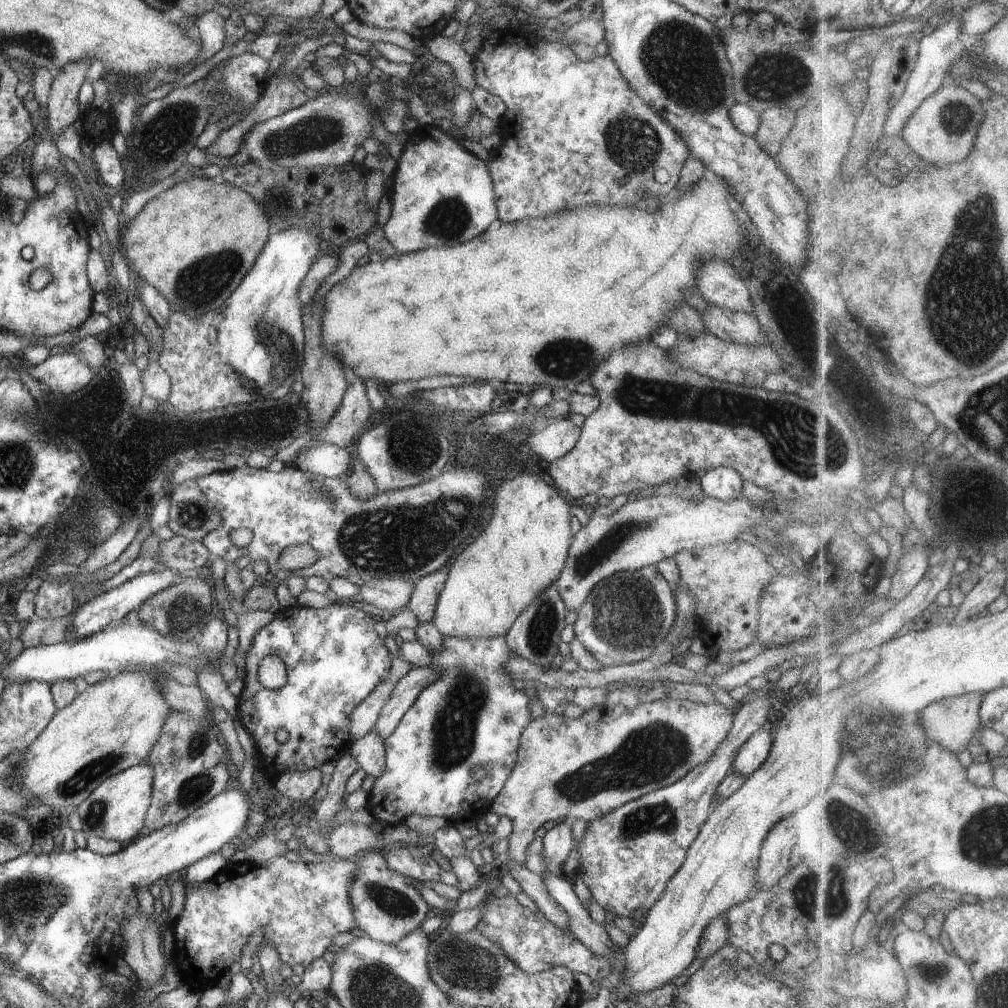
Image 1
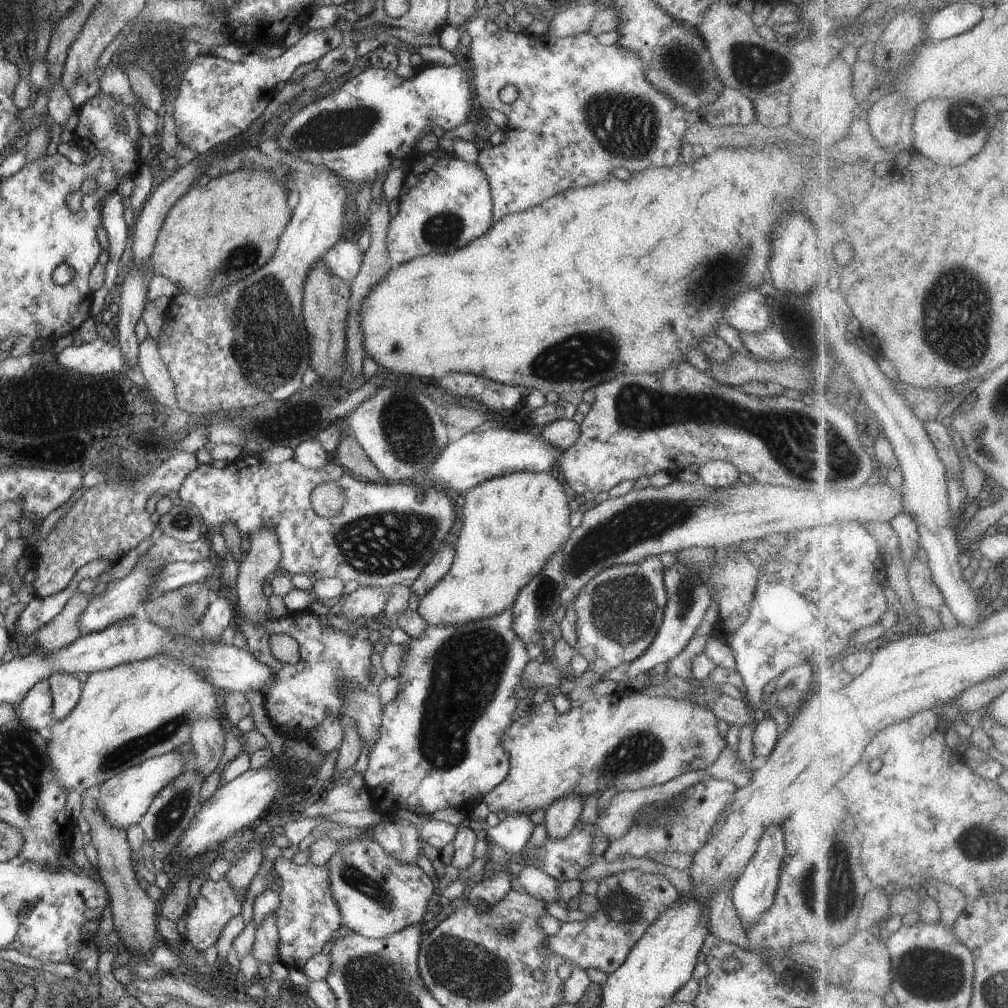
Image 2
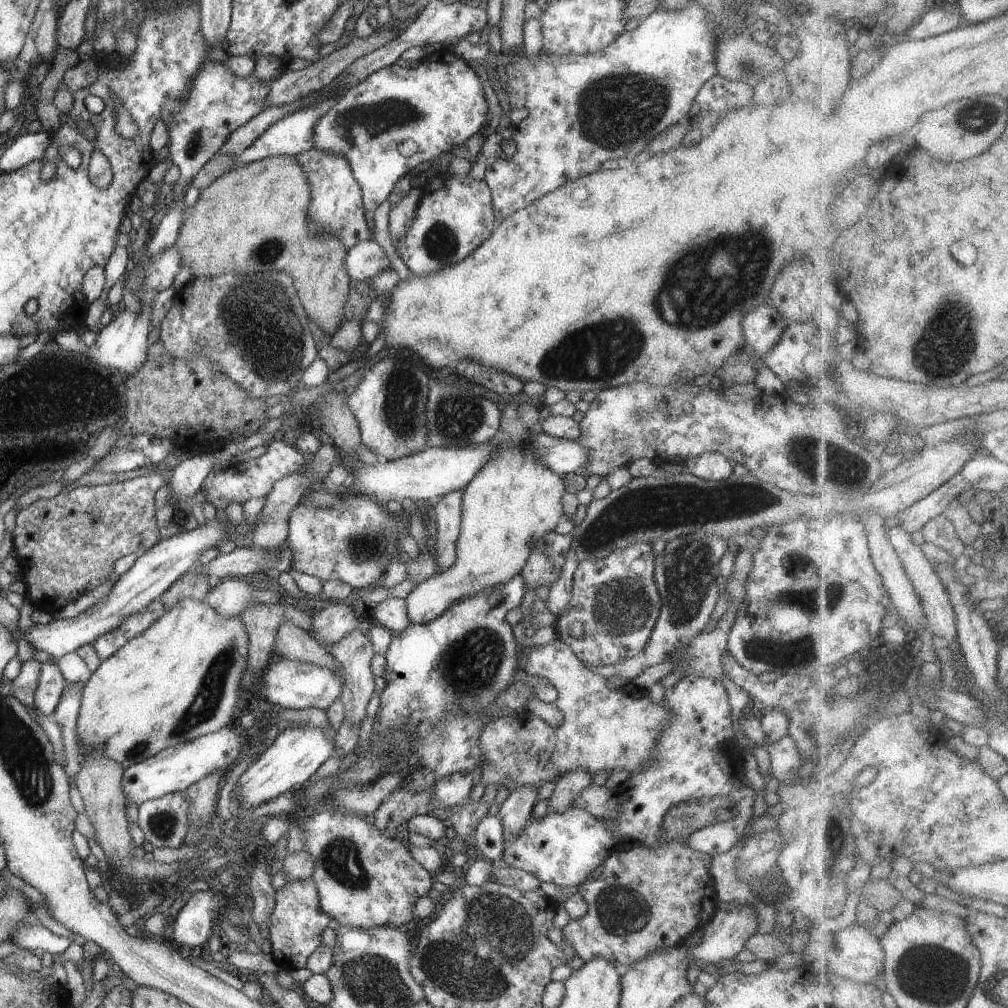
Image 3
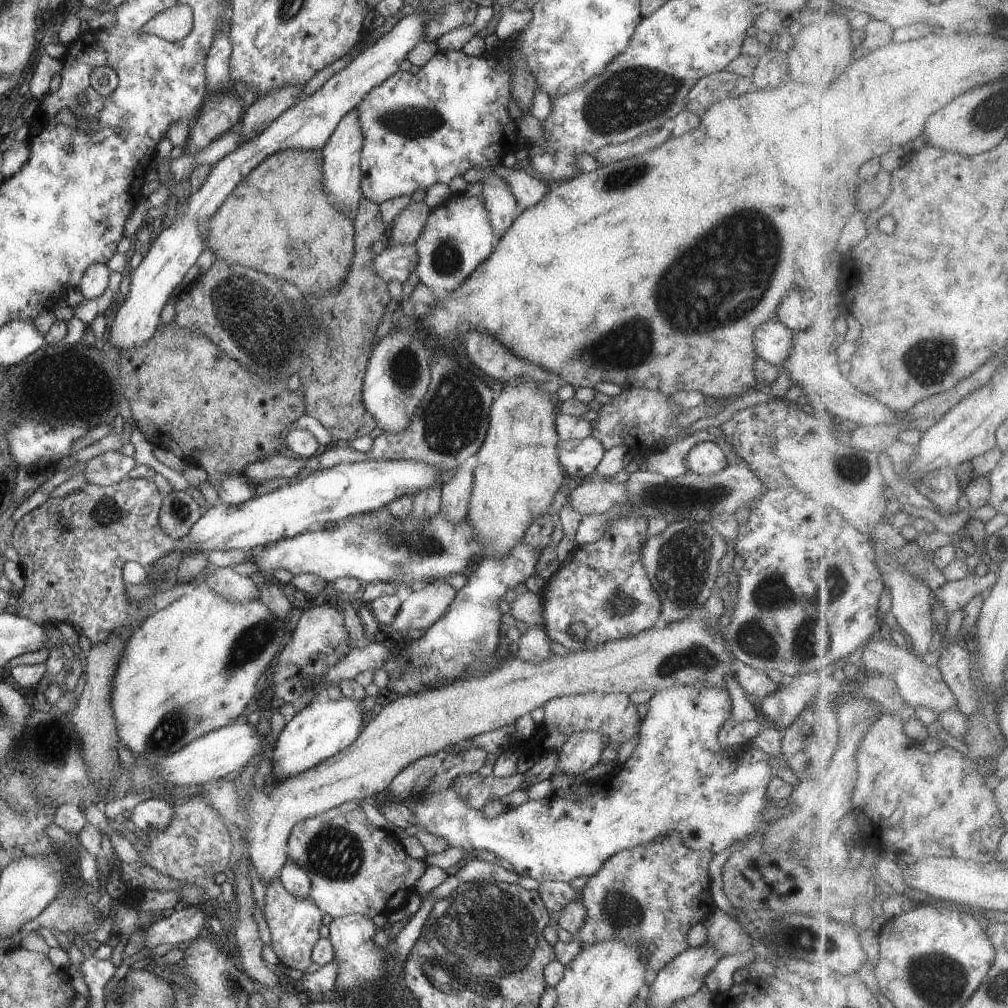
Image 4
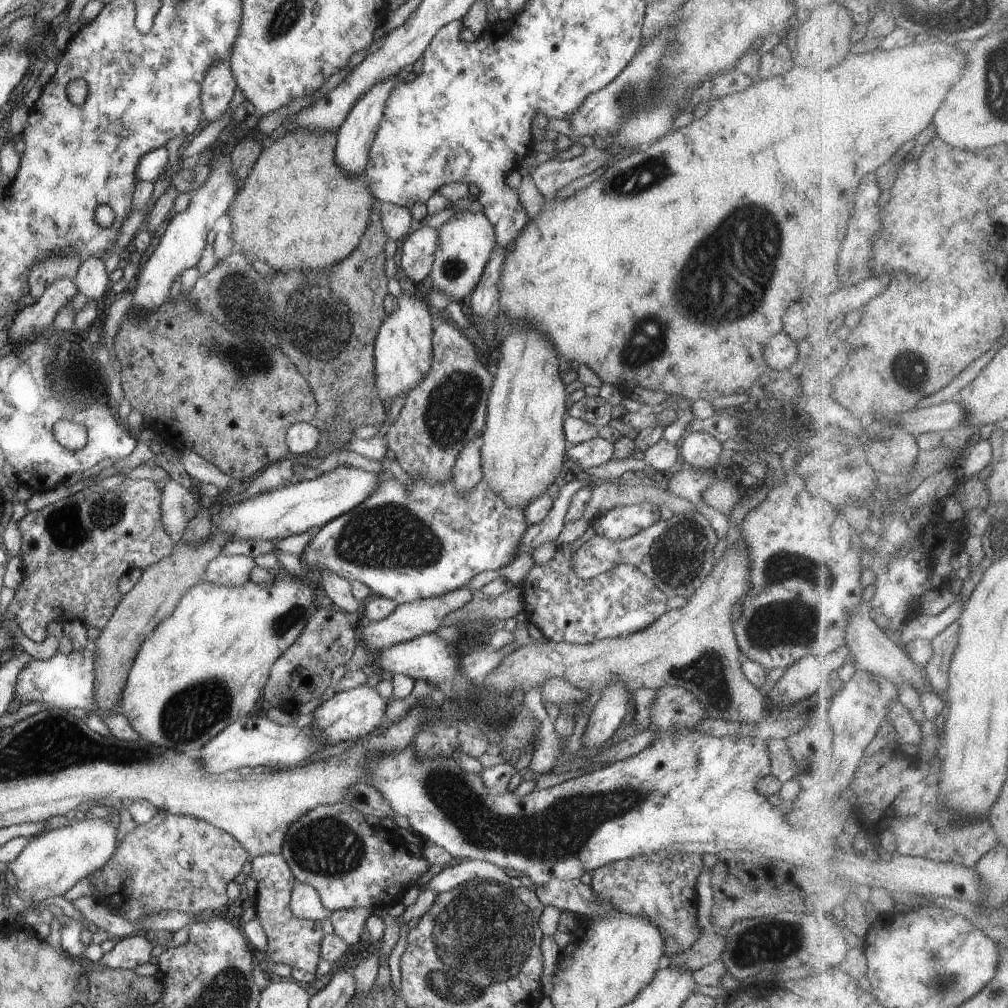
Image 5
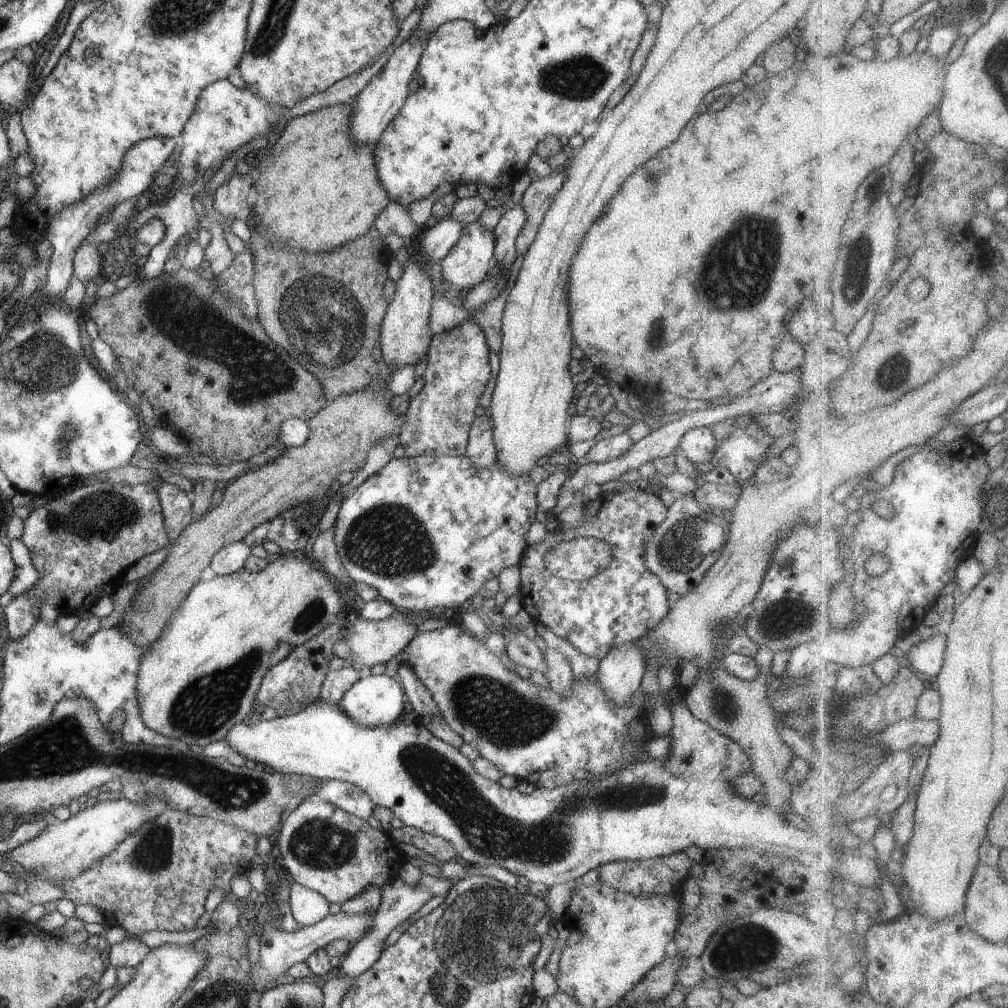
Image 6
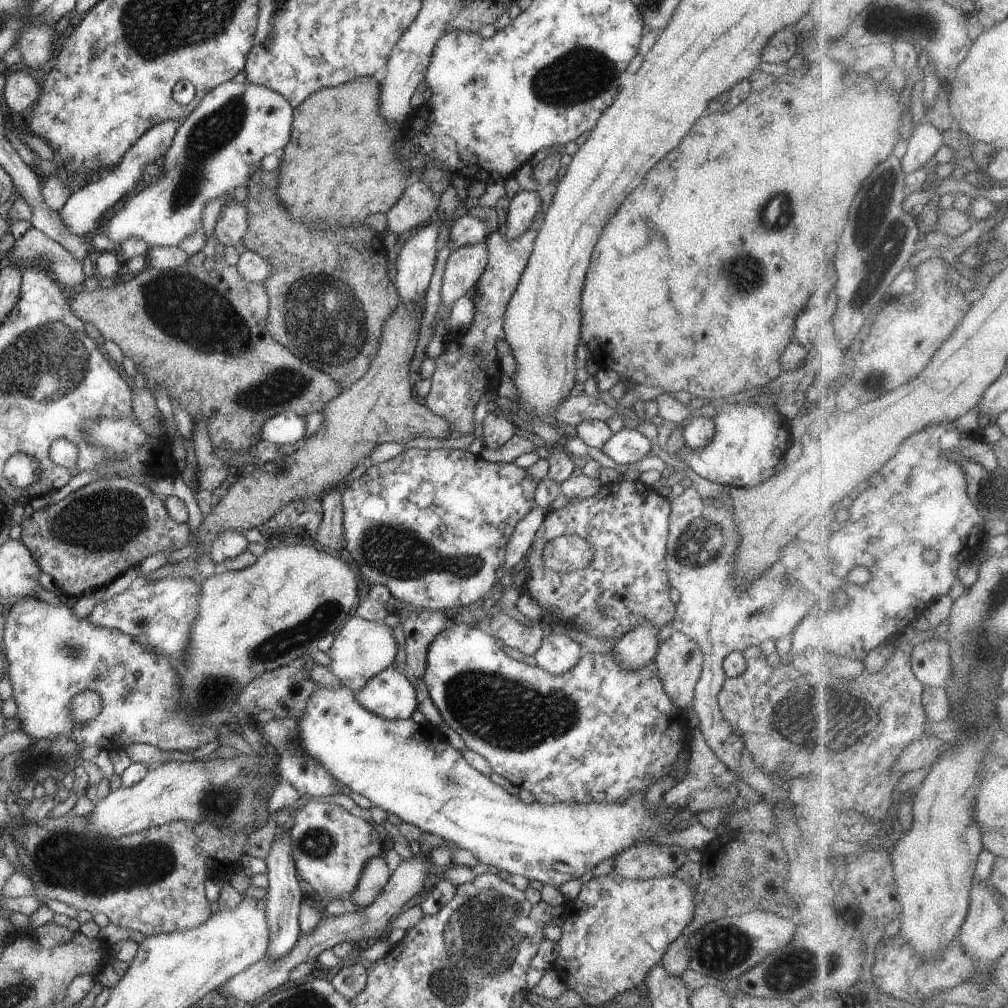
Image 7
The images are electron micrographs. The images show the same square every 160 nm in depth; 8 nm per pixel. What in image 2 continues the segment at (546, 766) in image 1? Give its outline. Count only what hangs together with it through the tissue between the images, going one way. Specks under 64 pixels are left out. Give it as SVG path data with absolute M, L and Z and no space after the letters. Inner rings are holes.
M575 677L572 679L563 678L559 689L572 701L572 709L567 713L560 714L555 709L553 704L547 703L537 705L536 712L532 712L527 717L515 716L513 722L501 736L501 745L506 749L506 752L510 755L510 768L507 777L498 786L494 787L488 794L485 794L481 801L489 807L489 812L506 812L508 815L528 815L532 814L534 810L542 808L546 810L554 801L560 800L566 795L578 795L582 797L582 800L586 800L589 796L592 796L594 792L604 792L608 788L614 788L616 794L621 793L625 789L631 791L637 791L638 789L645 789L653 787L654 785L661 785L671 781L673 778L682 776L686 772L692 772L692 770L704 770L708 766L714 764L718 755L725 746L725 736L720 732L718 728L718 719L712 714L712 711L704 705L695 703L690 700L678 700L672 697L653 697L647 694L641 694L640 690L628 690L621 693L614 693L608 696L598 697L593 693L591 687L582 687L575 684Z

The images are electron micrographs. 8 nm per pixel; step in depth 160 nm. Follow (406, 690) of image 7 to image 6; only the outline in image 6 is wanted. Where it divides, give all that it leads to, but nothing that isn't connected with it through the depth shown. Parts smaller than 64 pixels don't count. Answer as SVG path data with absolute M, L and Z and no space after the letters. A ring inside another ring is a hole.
M365 673L354 686L344 694L338 703L339 709L355 723L363 727L391 725L404 713L405 692L397 678L385 674L371 675Z

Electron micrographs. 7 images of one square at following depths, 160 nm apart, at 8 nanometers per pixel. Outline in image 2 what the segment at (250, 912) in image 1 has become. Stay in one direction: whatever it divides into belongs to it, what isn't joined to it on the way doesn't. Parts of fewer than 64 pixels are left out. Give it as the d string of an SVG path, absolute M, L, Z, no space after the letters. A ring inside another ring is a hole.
M278 857L273 874L282 880L279 906L274 911L279 932L279 960L290 969L302 969L310 958L321 952L334 932L344 928L342 913L331 894L329 866L299 865L292 859ZM226 877L219 881L206 881L198 896L193 900L194 904L191 907L188 916L186 916L186 934L184 934L183 940L190 942L192 946L201 952L205 952L210 946L214 946L224 926L234 918L241 914L243 901L246 898L246 891L238 892L235 886Z

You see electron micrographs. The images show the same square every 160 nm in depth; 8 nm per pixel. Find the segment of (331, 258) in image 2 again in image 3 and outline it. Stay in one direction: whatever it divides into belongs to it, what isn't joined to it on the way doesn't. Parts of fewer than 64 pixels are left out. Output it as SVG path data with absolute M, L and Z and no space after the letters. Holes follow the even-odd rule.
M372 238L351 246L344 264L353 285L363 284L375 274L391 268L384 249Z

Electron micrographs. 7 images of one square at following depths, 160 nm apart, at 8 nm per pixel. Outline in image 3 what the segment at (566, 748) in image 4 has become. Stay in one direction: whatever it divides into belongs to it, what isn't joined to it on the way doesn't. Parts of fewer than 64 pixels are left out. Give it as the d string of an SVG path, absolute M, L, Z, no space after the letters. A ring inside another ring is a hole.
M576 769L567 772L564 778L558 780L554 791L547 798L548 808L552 811L564 812L570 807L574 807L574 801L578 795L593 782L593 776L588 771Z

